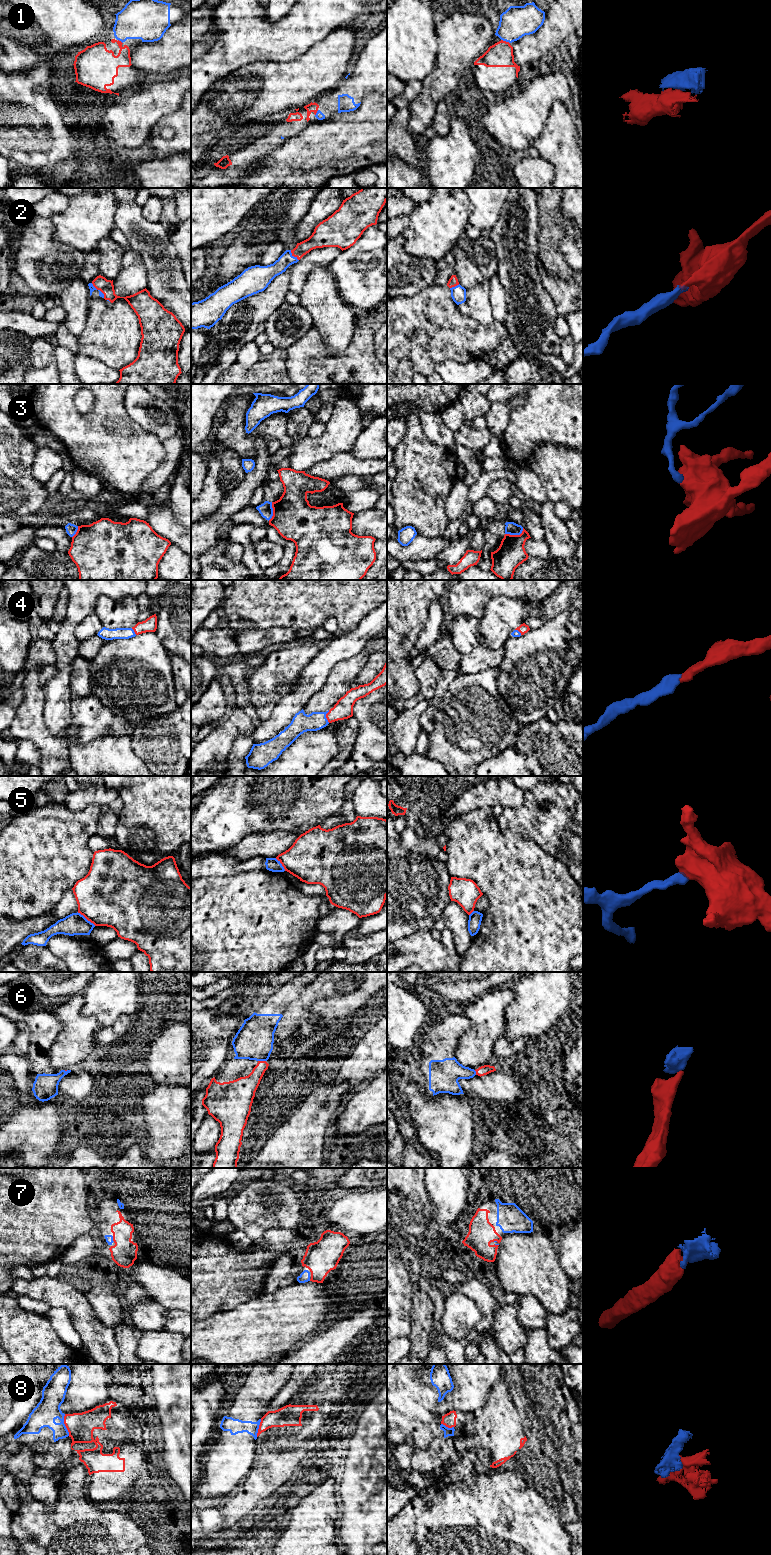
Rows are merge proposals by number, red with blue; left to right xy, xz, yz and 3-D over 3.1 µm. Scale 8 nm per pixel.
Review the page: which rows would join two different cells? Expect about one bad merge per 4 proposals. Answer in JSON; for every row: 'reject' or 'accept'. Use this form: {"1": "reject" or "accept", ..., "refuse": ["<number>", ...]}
{"1": "accept", "2": "accept", "3": "reject", "4": "accept", "5": "reject", "6": "accept", "7": "accept", "8": "reject", "refuse": ["3", "5", "8"]}

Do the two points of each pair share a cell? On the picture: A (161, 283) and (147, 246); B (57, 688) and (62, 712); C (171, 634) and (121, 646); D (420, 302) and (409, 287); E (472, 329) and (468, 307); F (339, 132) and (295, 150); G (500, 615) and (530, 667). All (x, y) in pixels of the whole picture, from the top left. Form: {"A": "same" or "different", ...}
{"A": "same", "B": "same", "C": "different", "D": "different", "E": "different", "F": "same", "G": "different"}

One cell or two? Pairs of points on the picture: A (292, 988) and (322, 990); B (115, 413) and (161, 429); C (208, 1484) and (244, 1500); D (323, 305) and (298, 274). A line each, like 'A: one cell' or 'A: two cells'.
A: two cells
B: two cells
C: two cells
D: two cells

